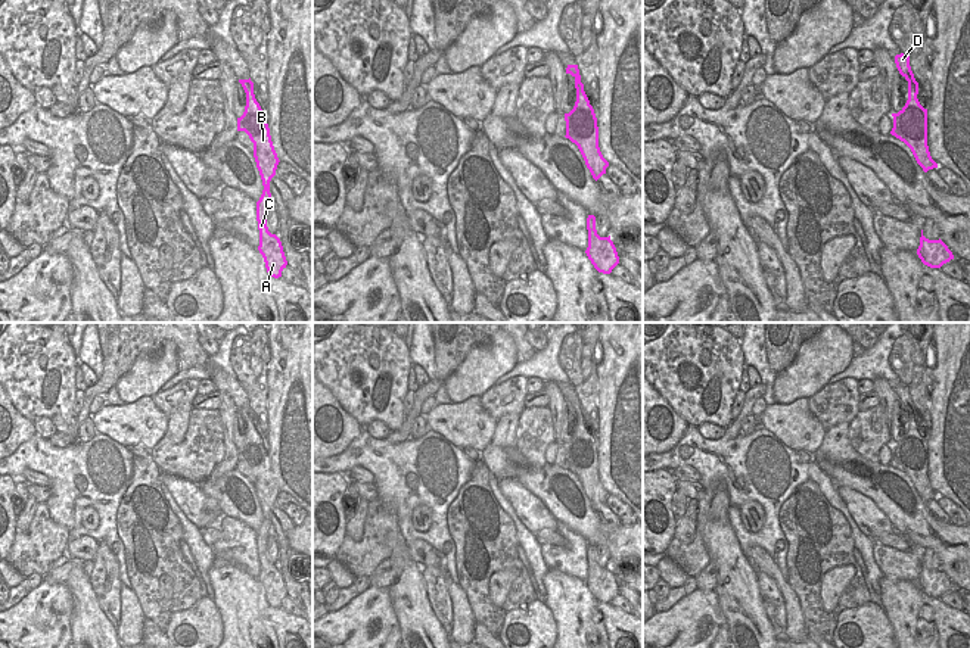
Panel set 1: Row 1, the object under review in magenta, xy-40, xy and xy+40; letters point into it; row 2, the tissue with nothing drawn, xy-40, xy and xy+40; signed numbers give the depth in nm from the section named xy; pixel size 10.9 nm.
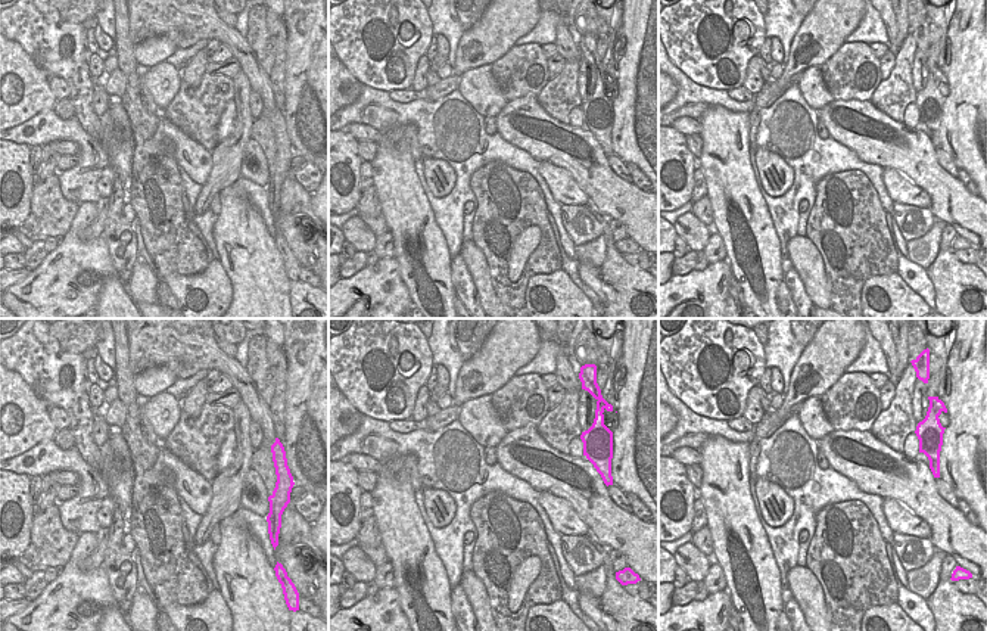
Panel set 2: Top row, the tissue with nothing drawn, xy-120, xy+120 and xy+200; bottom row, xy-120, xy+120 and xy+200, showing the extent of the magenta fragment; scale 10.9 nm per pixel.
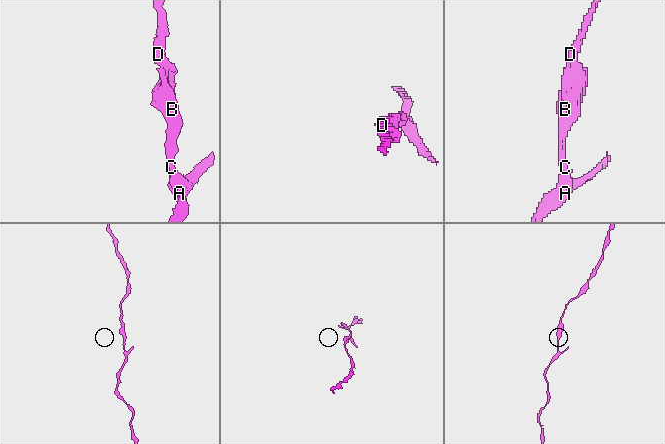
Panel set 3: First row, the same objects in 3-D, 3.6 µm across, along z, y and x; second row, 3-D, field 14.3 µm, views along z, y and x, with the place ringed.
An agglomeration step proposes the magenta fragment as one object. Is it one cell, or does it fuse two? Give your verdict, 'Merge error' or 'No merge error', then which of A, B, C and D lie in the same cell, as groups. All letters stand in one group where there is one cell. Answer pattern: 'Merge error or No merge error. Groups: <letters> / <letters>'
No merge error. Groups: A B C D.

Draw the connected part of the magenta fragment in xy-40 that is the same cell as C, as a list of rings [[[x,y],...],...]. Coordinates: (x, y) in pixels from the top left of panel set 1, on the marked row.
[[[239,80],[246,93],[246,106],[240,118],[237,118],[237,131],[245,131],[254,143],[254,158],[262,180],[262,194],[257,202],[257,221],[259,230],[258,250],[264,258],[265,268],[270,277],[282,277],[287,261],[283,252],[280,239],[271,234],[267,227],[267,209],[273,203],[270,193],[270,181],[276,175],[279,158],[274,150],[270,128],[264,118],[264,112],[254,94],[254,82],[249,80]]]

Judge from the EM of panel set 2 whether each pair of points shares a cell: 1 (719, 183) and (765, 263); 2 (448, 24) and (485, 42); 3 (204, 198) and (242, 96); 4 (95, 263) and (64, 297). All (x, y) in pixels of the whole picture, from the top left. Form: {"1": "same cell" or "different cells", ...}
{"1": "same cell", "2": "different cells", "3": "same cell", "4": "same cell"}

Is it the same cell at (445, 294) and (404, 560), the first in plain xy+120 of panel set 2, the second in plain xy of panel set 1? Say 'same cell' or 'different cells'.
same cell

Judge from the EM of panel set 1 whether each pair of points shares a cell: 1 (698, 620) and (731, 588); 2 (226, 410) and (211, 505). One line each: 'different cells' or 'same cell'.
1: different cells
2: same cell

